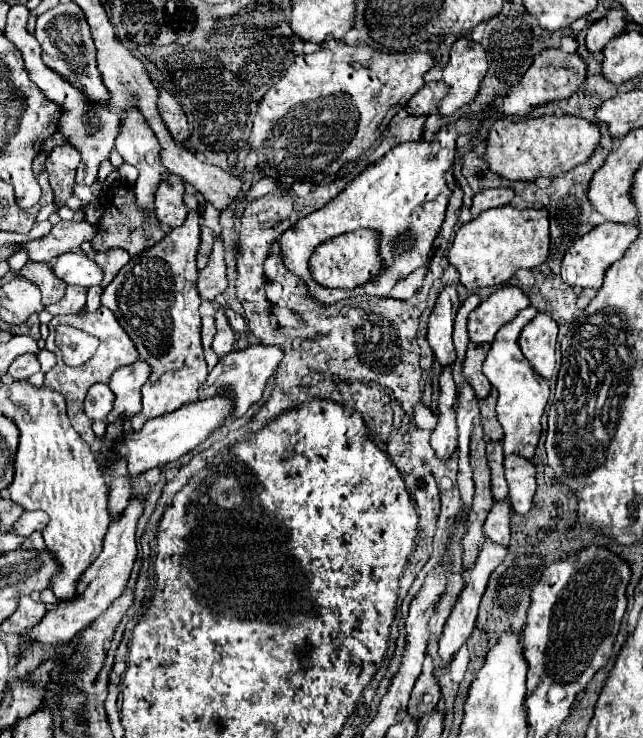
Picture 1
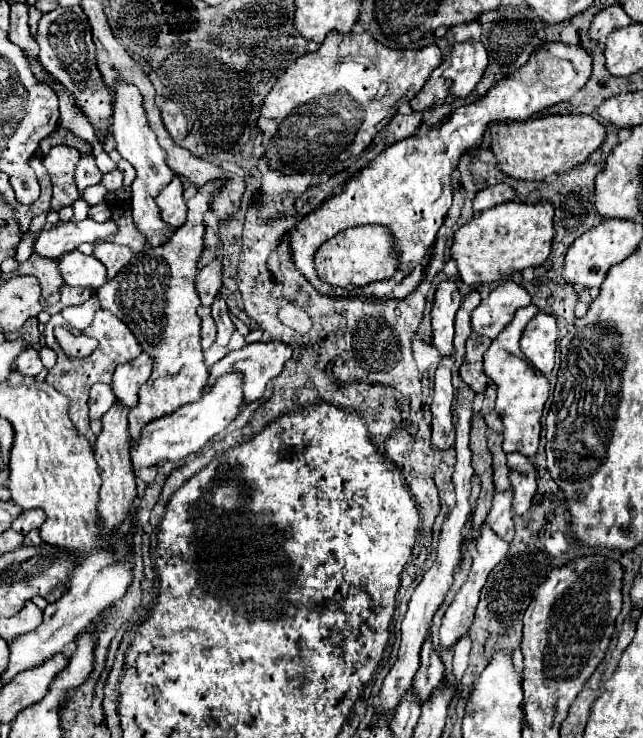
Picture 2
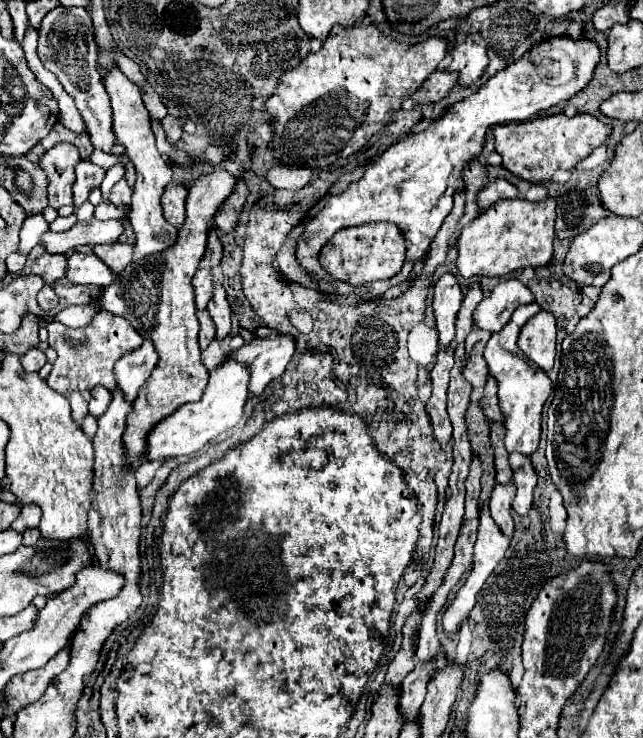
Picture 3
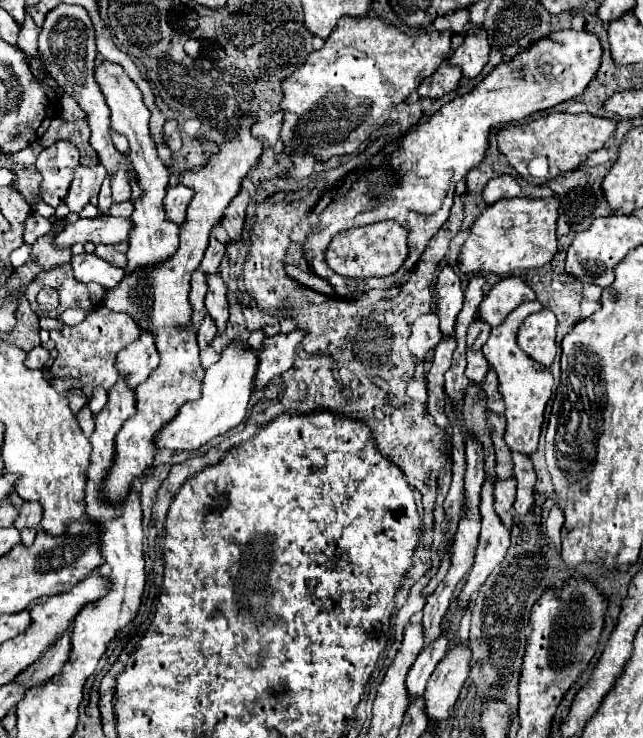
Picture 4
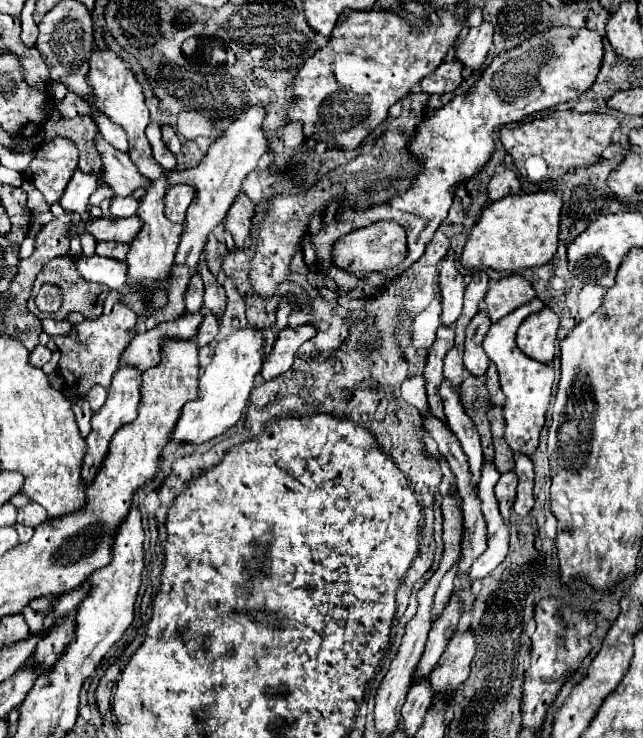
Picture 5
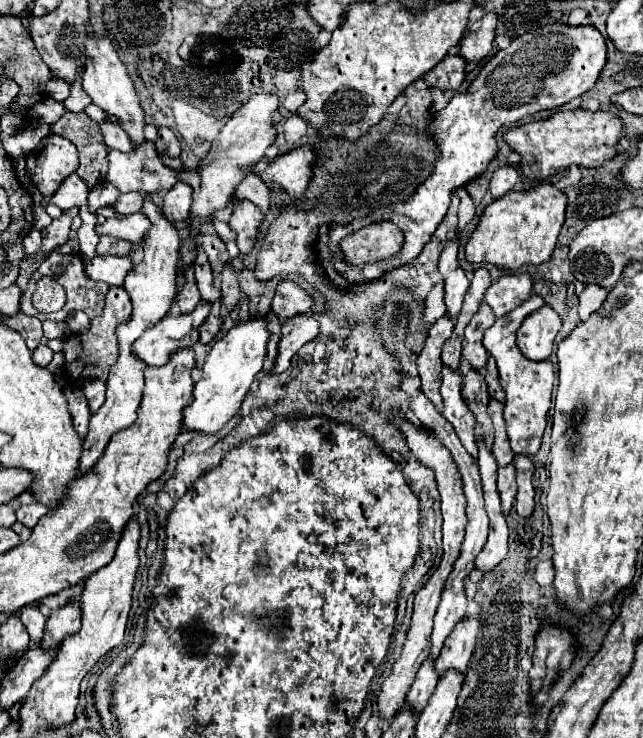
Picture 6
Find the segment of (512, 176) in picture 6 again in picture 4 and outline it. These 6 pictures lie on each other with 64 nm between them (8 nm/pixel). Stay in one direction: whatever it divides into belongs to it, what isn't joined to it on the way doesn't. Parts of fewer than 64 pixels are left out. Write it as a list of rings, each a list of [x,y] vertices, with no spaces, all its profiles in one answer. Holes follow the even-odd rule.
[[[502,174],[502,176],[492,178],[492,180],[486,184],[482,196],[484,196],[486,204],[494,204],[494,202],[498,202],[498,200],[502,200],[502,198],[520,196],[520,192],[522,192],[522,190],[520,190],[520,184],[518,184],[510,174]]]

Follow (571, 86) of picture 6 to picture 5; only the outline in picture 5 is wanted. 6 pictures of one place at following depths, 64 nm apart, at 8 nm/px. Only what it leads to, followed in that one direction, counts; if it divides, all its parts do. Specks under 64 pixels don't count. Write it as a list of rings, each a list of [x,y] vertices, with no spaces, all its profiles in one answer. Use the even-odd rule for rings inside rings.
[[[556,26],[544,32],[538,32],[530,40],[522,42],[520,46],[512,50],[504,50],[498,56],[494,56],[494,60],[486,66],[486,70],[474,82],[474,86],[466,94],[454,96],[446,106],[436,110],[436,114],[426,118],[420,124],[414,138],[408,142],[410,152],[418,156],[422,162],[422,172],[414,180],[408,192],[392,198],[392,202],[388,204],[374,206],[366,212],[344,210],[336,214],[334,226],[324,226],[312,238],[312,242],[318,248],[320,268],[332,280],[336,280],[338,288],[344,292],[350,292],[354,288],[366,288],[366,286],[380,288],[382,284],[386,284],[386,280],[402,274],[412,262],[416,262],[424,254],[426,244],[432,240],[436,228],[446,218],[448,208],[450,208],[450,188],[476,176],[488,164],[494,152],[492,132],[496,130],[496,126],[518,122],[530,116],[532,112],[546,110],[568,100],[576,100],[582,92],[586,92],[594,84],[602,66],[602,58],[604,58],[604,44],[598,32],[588,30],[588,28],[574,30],[568,26]],[[494,88],[504,88],[504,98],[498,96]],[[378,220],[394,220],[400,226],[404,226],[408,234],[406,260],[400,266],[384,270],[380,274],[360,276],[360,274],[350,274],[350,272],[336,268],[330,260],[334,242],[340,236],[360,226],[374,224]]]

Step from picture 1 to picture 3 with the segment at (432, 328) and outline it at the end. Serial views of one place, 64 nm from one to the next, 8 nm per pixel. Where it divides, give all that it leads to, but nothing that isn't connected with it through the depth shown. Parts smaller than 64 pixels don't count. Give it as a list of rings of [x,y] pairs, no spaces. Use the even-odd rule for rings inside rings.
[[[446,272],[440,276],[440,280],[434,286],[434,316],[436,316],[436,328],[440,346],[448,346],[454,340],[454,324],[456,314],[462,306],[462,290],[454,274]]]

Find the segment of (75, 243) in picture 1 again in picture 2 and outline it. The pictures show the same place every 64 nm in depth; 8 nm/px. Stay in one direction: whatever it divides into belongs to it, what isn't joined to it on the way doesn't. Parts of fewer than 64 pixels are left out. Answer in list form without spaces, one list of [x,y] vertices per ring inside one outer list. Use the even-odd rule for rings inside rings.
[[[90,218],[82,220],[82,222],[66,222],[62,226],[54,226],[50,230],[42,230],[36,238],[34,244],[34,252],[38,252],[40,256],[46,258],[60,258],[66,252],[76,250],[82,242],[98,242],[98,240],[106,240],[108,236],[112,236],[116,232],[116,222],[94,222]]]

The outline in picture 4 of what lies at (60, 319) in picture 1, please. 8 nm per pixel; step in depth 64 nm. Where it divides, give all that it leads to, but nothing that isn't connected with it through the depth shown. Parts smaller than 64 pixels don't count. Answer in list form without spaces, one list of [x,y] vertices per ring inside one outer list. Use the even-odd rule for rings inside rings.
[[[104,306],[92,314],[90,322],[86,318],[86,322],[82,322],[80,328],[76,328],[78,338],[70,338],[70,352],[68,352],[68,338],[54,338],[54,332],[50,332],[50,340],[56,344],[58,350],[58,358],[52,364],[52,386],[70,400],[70,408],[74,414],[88,404],[92,390],[96,386],[102,388],[114,386],[114,382],[120,376],[114,366],[116,354],[130,342],[134,342],[140,336],[140,332],[142,330],[132,320],[132,316],[128,316],[126,312],[112,312]]]

